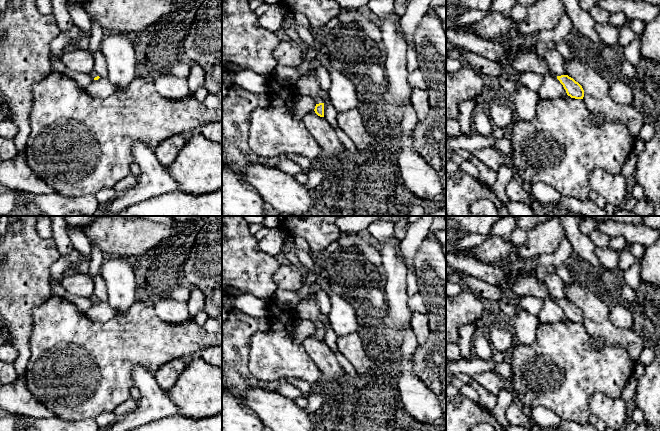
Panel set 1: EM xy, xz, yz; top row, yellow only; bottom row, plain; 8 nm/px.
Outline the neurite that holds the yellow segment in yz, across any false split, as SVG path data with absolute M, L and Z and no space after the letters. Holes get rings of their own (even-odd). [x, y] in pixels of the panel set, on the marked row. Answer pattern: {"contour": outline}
{"contour": "M561 75L557 76L557 79L563 85L568 96L575 99L583 99L584 90L582 86L573 78L569 77L568 75Z"}

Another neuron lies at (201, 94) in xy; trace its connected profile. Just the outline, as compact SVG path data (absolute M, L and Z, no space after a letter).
M201 86L195 93L194 97L199 101L202 102L206 99L208 95L208 90L205 88L205 86Z

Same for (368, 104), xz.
M361 93L359 95L359 106L358 110L361 113L367 115L375 115L378 113L379 104L377 97L371 96L367 93Z

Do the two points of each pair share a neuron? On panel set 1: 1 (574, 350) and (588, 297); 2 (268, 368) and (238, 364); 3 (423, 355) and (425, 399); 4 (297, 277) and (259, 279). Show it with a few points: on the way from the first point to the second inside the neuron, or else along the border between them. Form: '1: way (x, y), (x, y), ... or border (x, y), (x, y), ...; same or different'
1: border (581, 323), (594, 343); different
2: border (250, 342), (248, 370), (262, 382); different
3: border (411, 363), (413, 373), (435, 394); different
4: border (280, 264), (274, 274), (274, 282), (277, 287); different

